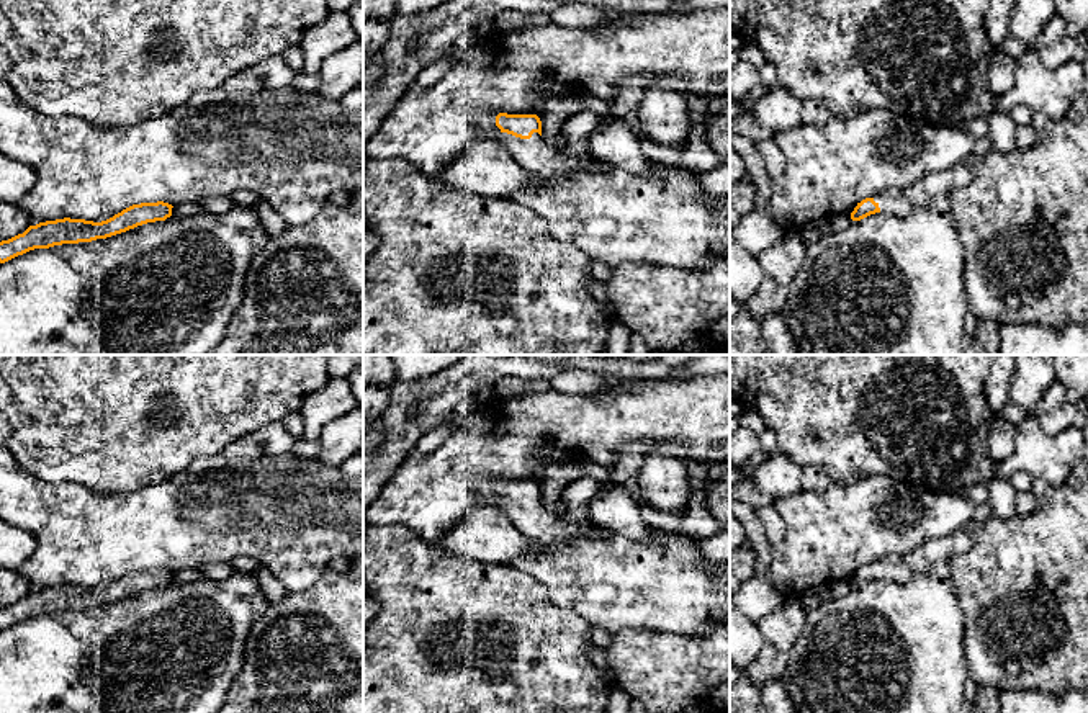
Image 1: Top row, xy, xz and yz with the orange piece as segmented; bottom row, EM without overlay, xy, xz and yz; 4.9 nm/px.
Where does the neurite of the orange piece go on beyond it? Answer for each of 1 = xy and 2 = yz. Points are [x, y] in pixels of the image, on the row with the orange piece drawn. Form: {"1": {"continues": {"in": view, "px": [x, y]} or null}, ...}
{"1": {"continues": null}, "2": {"continues": {"in": "yz", "px": [894, 201]}}}

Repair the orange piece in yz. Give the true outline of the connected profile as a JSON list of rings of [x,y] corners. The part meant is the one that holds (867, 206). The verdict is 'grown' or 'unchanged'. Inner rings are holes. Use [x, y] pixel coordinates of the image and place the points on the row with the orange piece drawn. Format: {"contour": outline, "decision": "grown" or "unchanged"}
{"contour": [[[888,188],[887,191],[865,198],[851,213],[852,221],[861,221],[875,213],[885,213],[898,217],[905,217],[913,209],[908,196],[900,188]]], "decision": "grown"}

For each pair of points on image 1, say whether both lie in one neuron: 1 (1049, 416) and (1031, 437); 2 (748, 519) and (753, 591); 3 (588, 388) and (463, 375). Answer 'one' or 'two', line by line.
1: two
2: one
3: two

